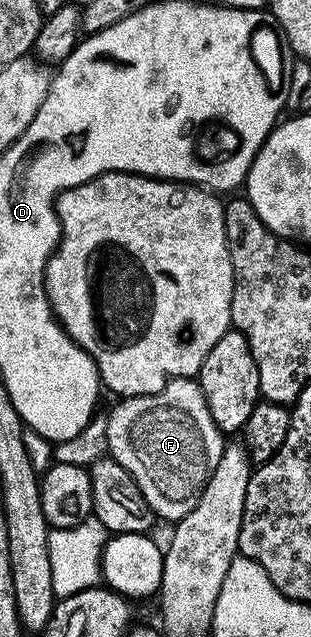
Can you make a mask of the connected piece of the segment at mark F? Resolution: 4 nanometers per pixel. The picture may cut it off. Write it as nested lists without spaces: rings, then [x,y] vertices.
[[[177,376],[158,394],[126,396],[116,403],[107,413],[107,455],[138,482],[153,515],[175,524],[195,508],[226,445],[225,433],[210,418],[200,381]]]

